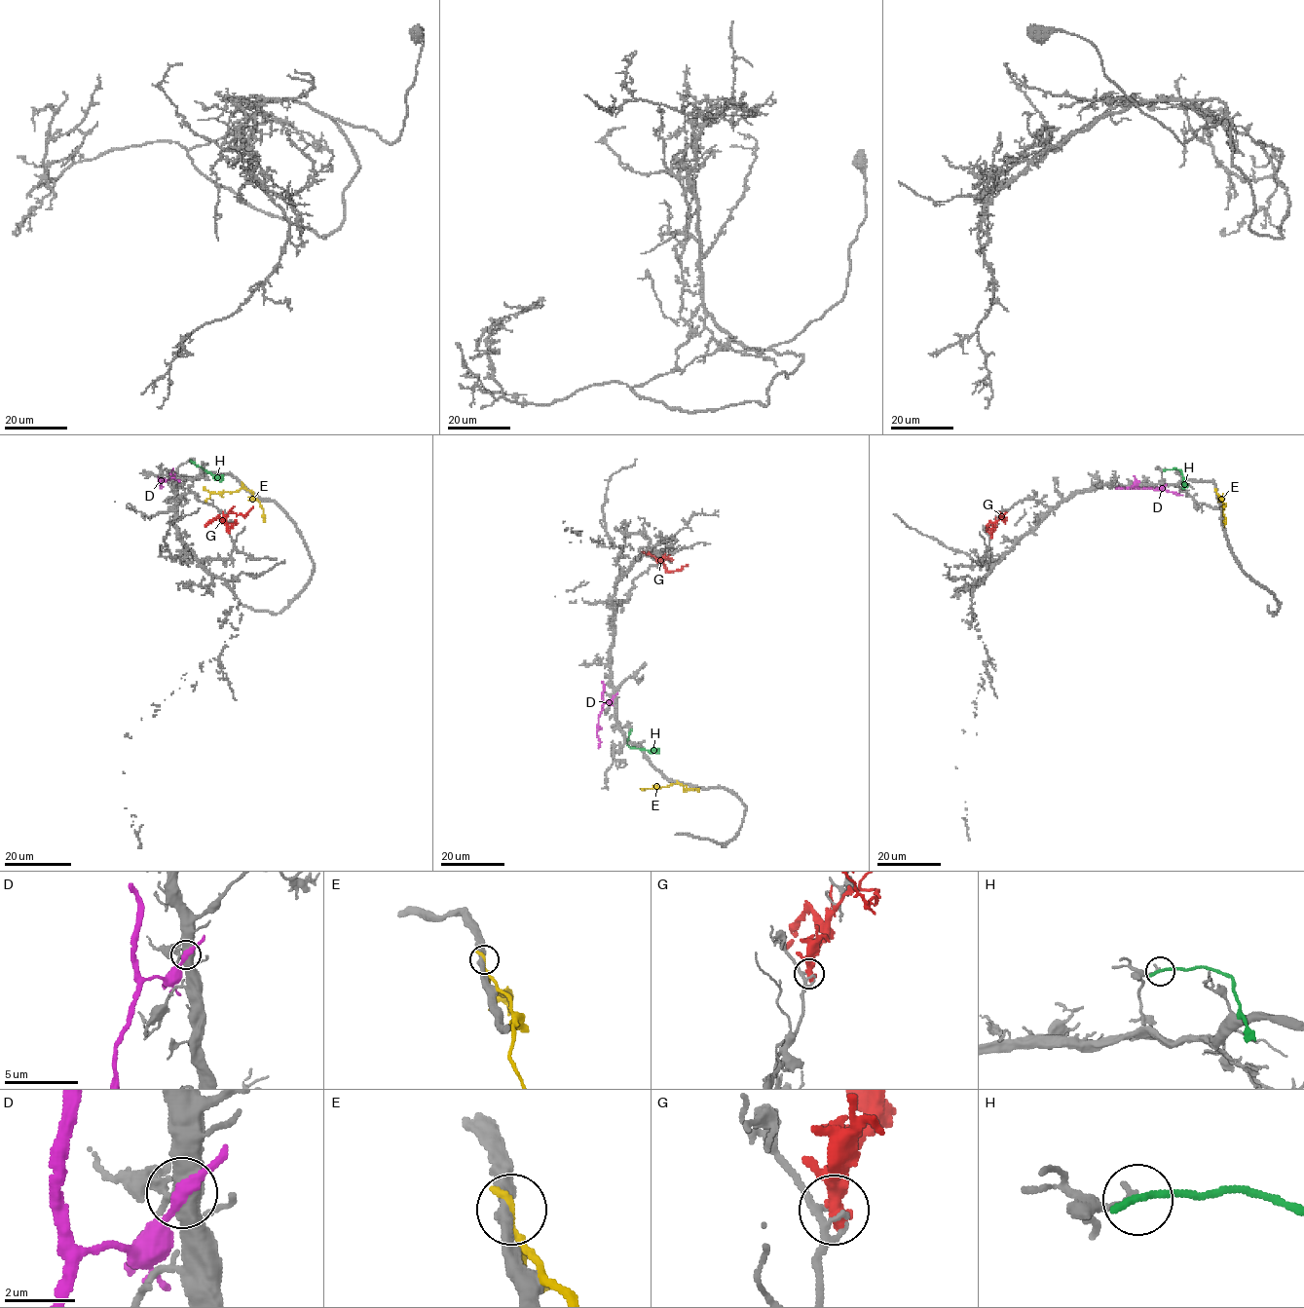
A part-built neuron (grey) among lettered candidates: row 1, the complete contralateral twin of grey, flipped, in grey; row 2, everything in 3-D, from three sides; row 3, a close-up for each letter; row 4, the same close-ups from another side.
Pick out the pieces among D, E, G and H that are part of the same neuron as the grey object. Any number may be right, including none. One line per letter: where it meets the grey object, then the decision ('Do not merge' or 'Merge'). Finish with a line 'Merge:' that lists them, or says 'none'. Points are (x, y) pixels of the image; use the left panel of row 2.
D: Touches grey at (175, 479). Merge
E: Touches grey at (242, 484). Do not merge
G: Touches grey at (228, 531). Do not merge
H: Touches grey at (193, 462). Do not merge
Merge: D

